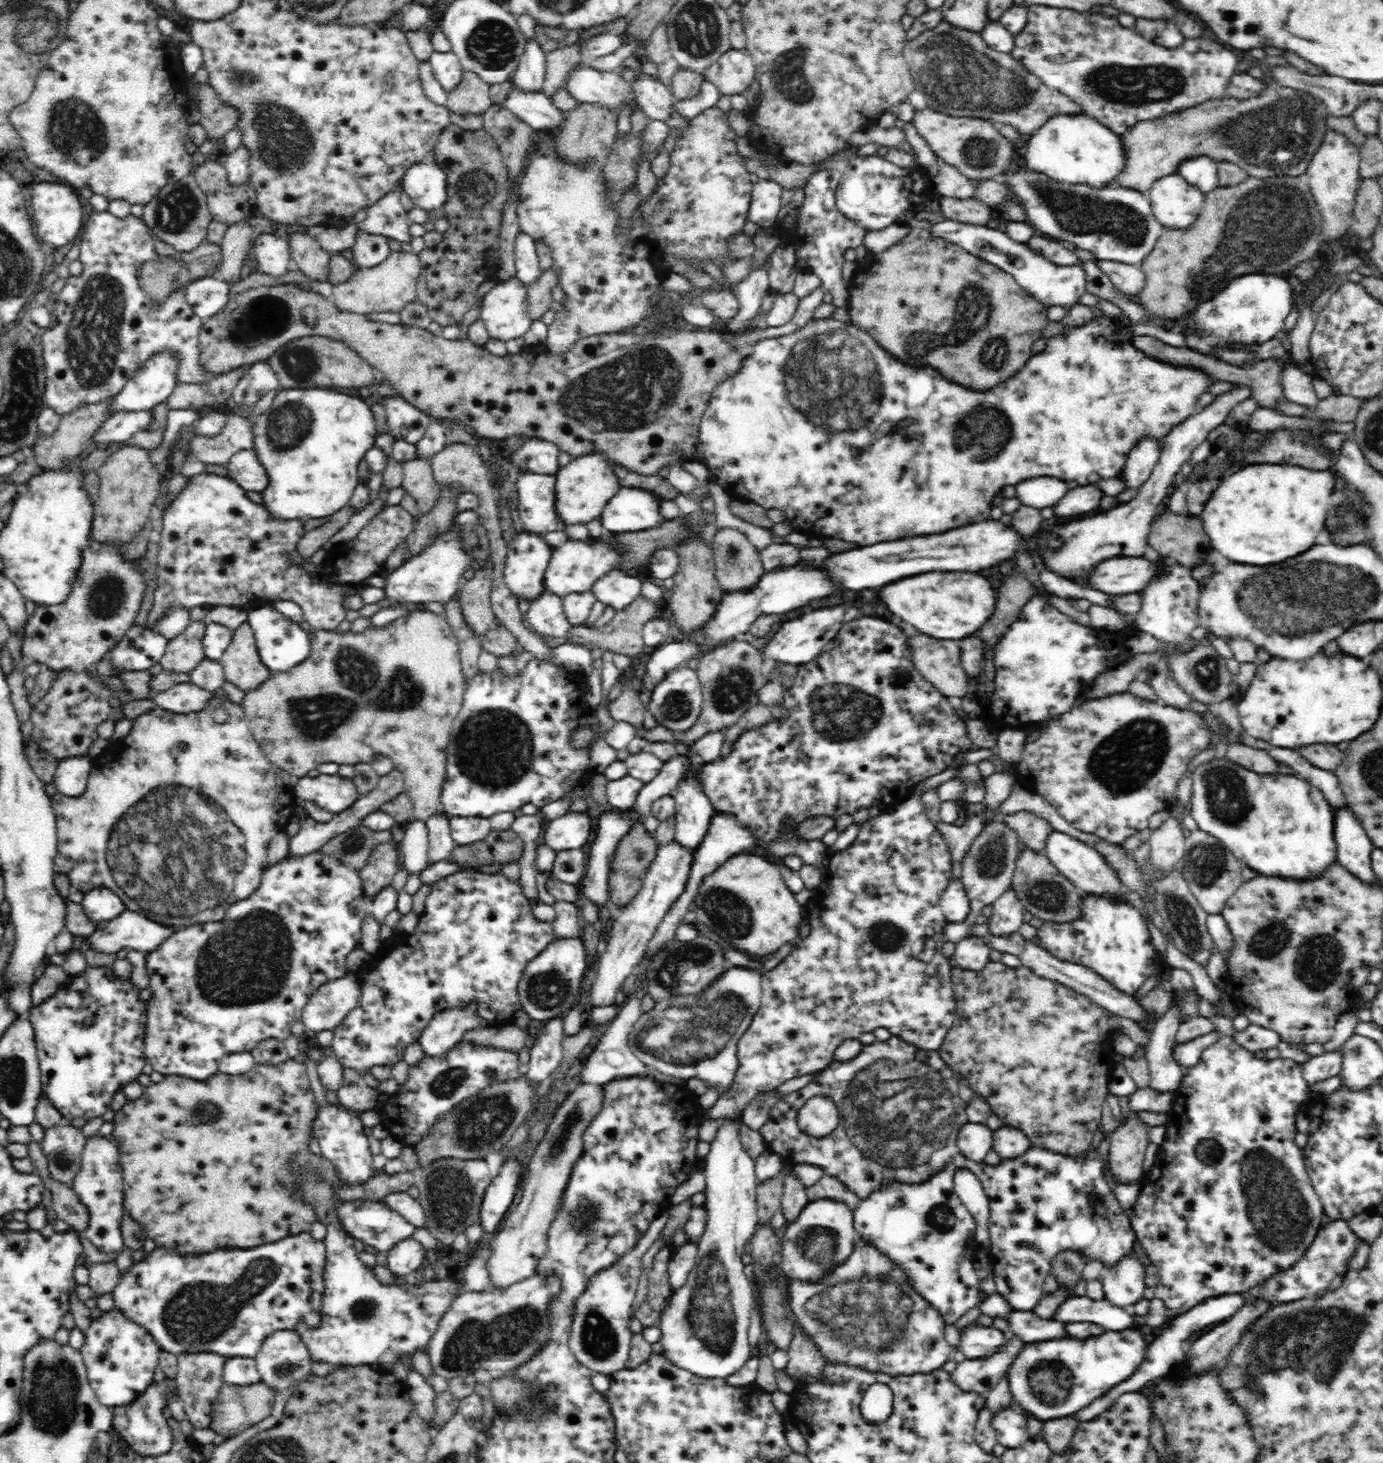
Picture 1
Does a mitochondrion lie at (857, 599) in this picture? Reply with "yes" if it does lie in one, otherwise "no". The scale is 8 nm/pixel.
no

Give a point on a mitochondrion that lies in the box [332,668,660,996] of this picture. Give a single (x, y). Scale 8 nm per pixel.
(494, 747)

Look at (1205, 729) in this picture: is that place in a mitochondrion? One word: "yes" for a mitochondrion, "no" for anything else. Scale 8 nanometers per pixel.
no

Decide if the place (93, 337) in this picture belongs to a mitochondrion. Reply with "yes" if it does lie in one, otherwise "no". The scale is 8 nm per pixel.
yes

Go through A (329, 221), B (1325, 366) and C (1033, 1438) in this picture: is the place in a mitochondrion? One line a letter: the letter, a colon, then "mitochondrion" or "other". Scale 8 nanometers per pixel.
A: other
B: other
C: other

